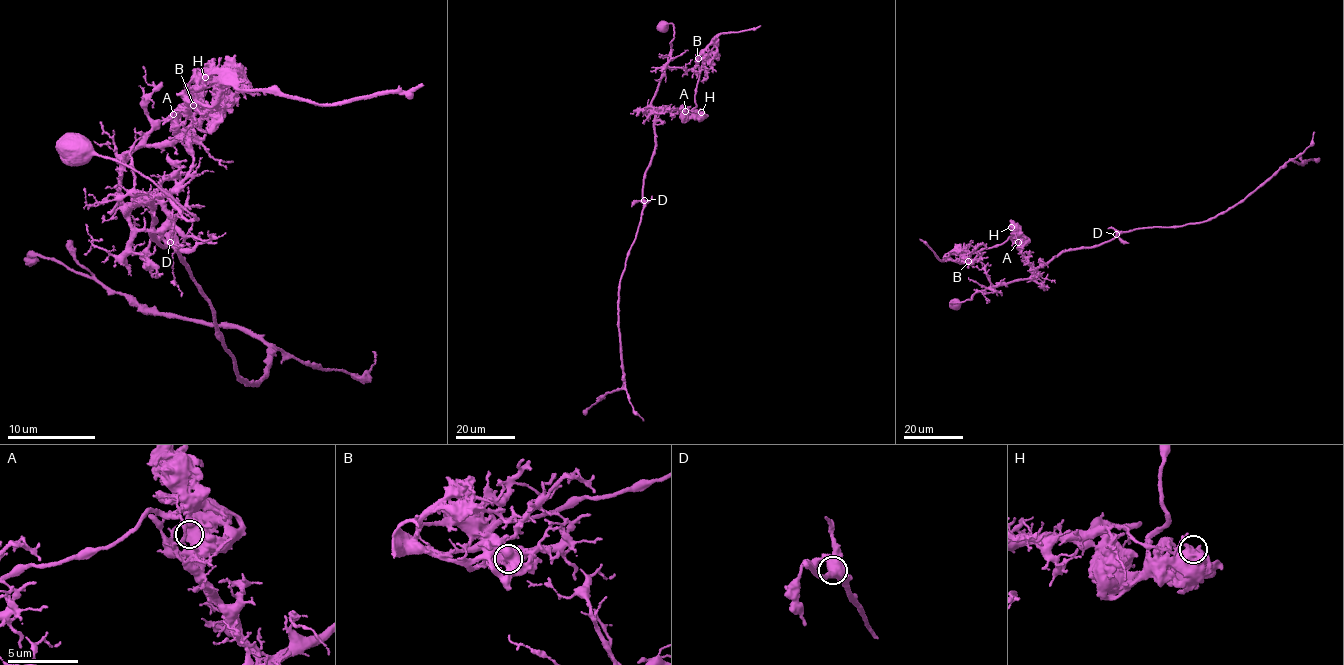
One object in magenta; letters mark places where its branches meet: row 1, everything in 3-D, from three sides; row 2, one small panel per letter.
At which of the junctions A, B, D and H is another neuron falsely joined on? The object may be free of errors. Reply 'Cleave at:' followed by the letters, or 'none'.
Cleave at: A

